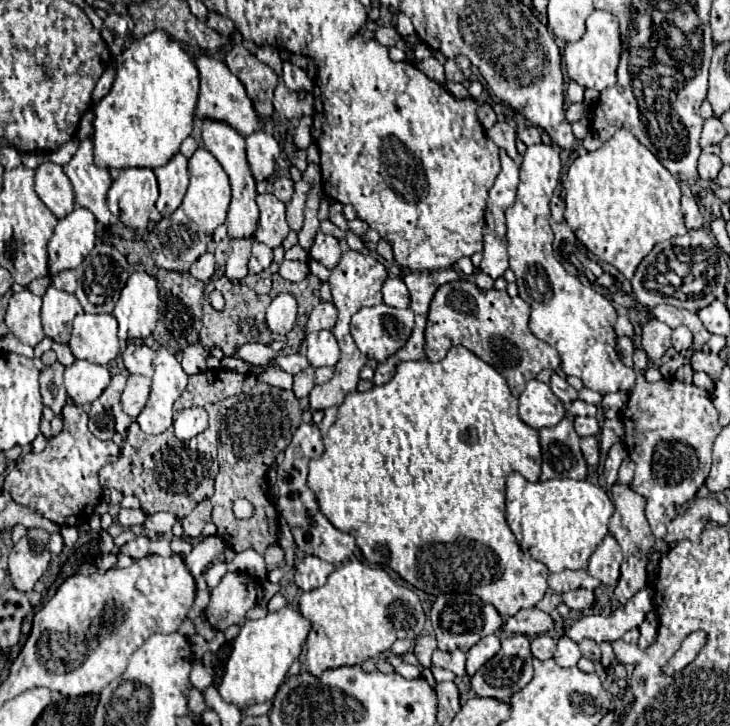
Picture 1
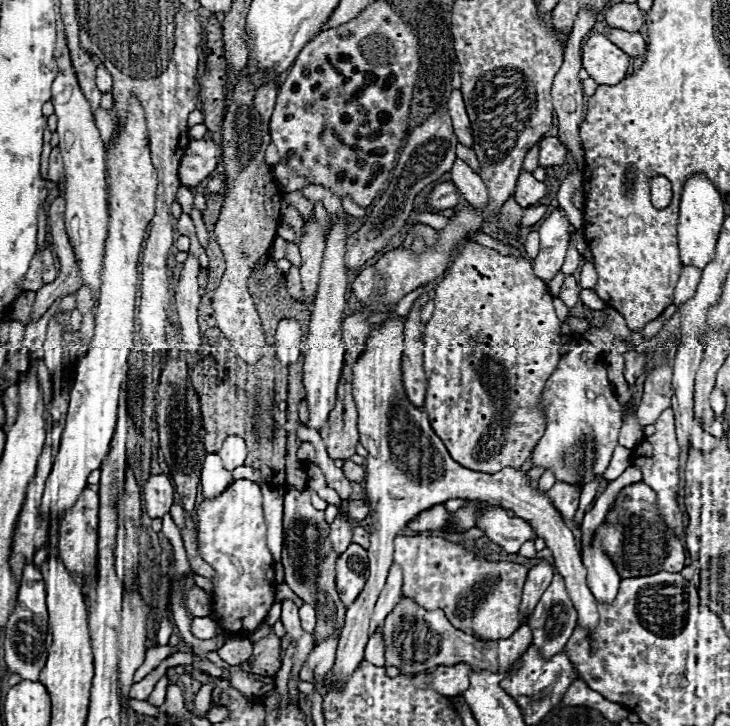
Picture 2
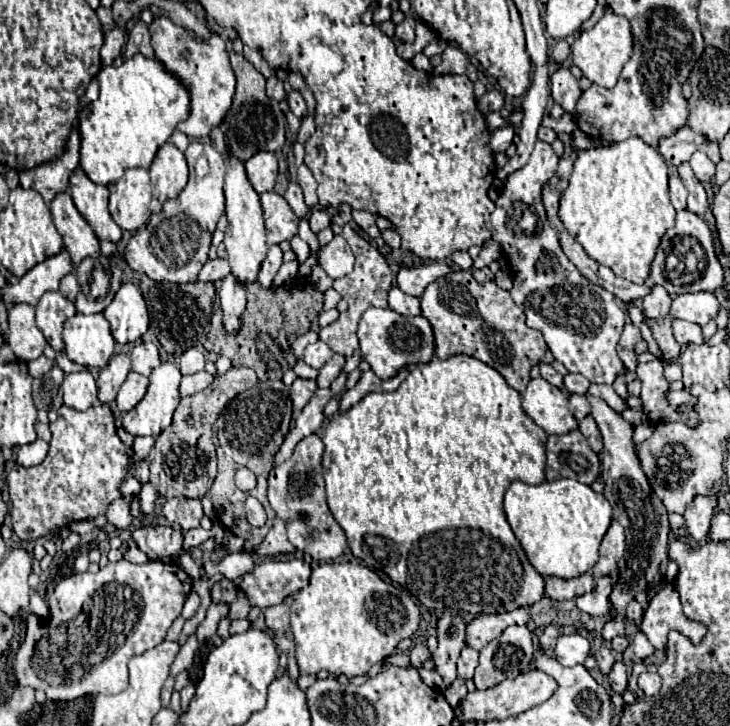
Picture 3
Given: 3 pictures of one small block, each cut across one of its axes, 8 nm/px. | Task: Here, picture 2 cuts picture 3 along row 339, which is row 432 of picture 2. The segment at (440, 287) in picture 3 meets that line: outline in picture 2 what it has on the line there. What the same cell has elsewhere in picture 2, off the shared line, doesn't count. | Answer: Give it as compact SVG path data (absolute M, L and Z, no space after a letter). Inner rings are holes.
M464 240L464 244L458 246L456 256L452 260L452 266L448 270L448 274L444 276L444 280L438 284L436 294L434 294L434 314L432 318L426 322L426 330L424 330L424 346L422 346L422 356L424 356L424 370L428 376L428 390L426 390L426 400L422 410L430 416L430 424L434 428L434 432L438 434L438 438L444 442L444 446L448 448L450 456L462 464L464 468L476 470L476 472L486 472L486 474L494 474L506 466L512 468L520 468L530 456L532 450L536 446L536 442L540 440L540 436L544 434L546 428L546 420L544 414L540 410L540 392L546 384L546 380L550 378L550 374L556 370L558 360L560 360L560 322L554 314L554 306L552 306L552 294L548 292L548 286L534 276L532 264L526 258L512 258L512 256L502 256L492 248L484 248L476 242Z

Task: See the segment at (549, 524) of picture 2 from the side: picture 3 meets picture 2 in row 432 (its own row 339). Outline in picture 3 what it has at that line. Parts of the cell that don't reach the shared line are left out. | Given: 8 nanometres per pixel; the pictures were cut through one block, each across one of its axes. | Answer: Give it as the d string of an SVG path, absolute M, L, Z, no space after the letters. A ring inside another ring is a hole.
M370 308L362 314L358 324L358 338L360 338L360 350L364 354L364 360L370 364L374 374L382 380L394 378L402 368L410 364L424 364L434 358L434 332L430 322L424 316L416 316L410 322L406 322L400 314L396 314L390 308ZM418 336L418 344L412 338Z

